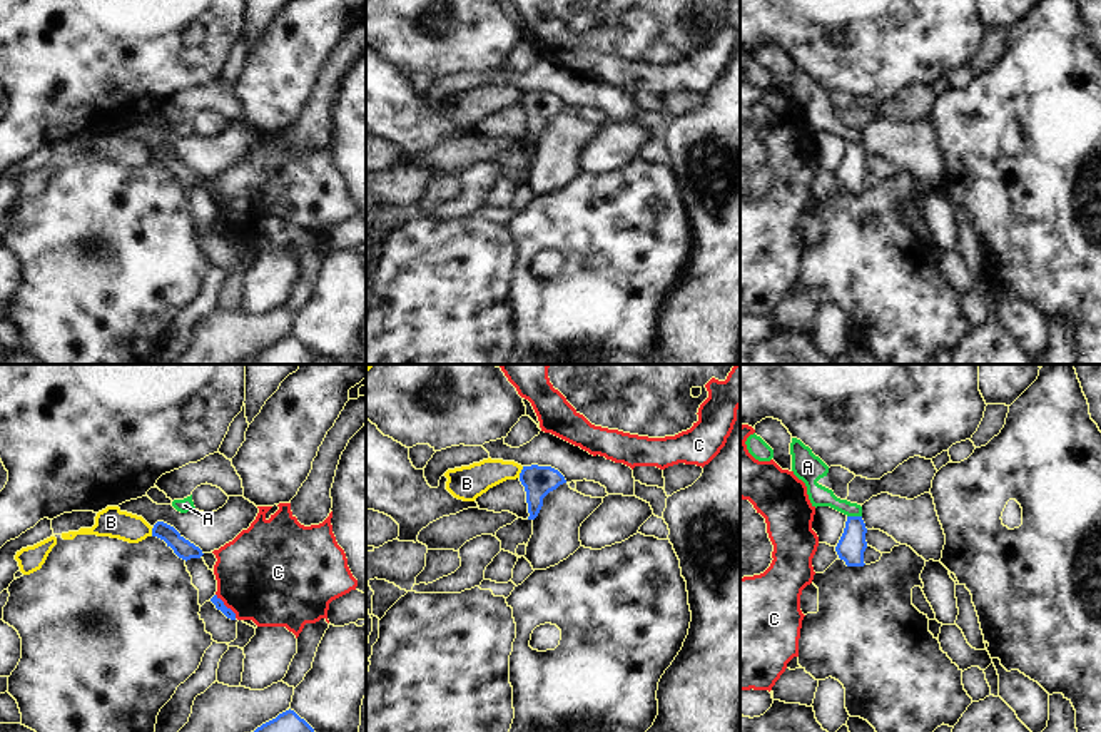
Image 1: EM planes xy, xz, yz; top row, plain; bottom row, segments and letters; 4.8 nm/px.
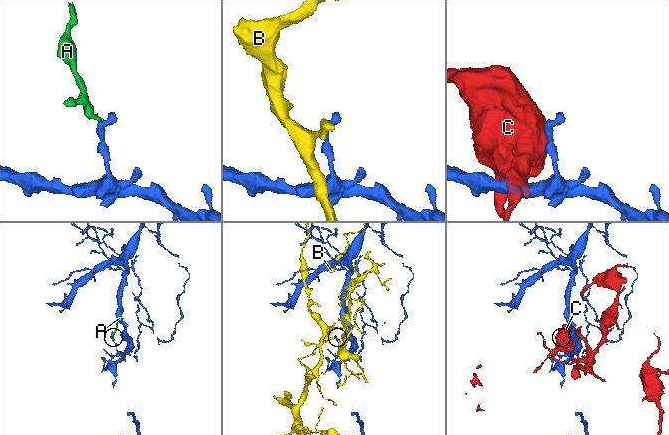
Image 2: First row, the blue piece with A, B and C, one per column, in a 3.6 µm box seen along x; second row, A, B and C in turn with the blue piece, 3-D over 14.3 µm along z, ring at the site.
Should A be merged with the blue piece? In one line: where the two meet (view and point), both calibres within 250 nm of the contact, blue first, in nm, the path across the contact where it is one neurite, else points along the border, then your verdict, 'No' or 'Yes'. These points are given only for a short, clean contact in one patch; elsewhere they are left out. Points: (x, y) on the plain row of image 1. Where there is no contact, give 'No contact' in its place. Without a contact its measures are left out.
Touches blue at yz (854, 142). Thickness 140 nm (blue) against 100 nm. Boundary: yz (847, 141), (861, 142). No

